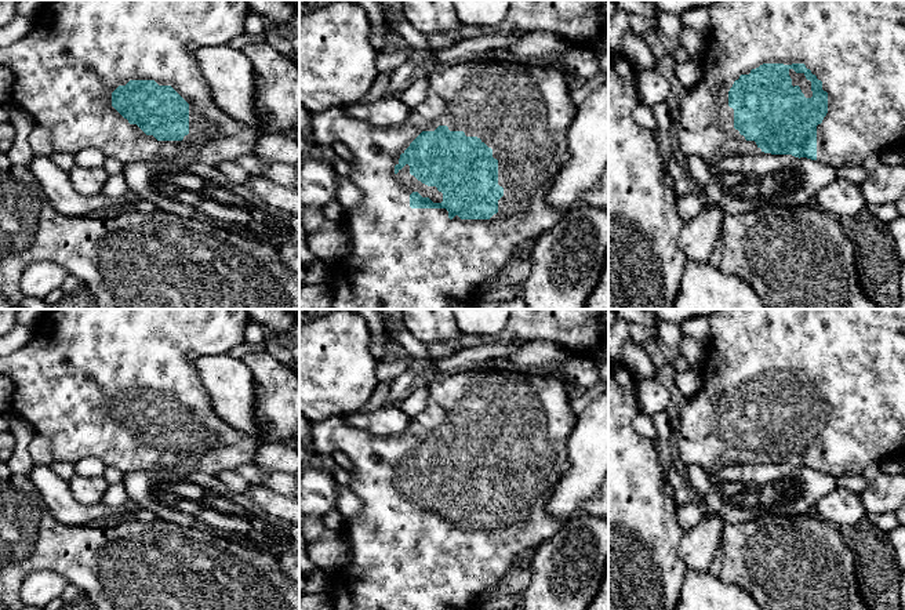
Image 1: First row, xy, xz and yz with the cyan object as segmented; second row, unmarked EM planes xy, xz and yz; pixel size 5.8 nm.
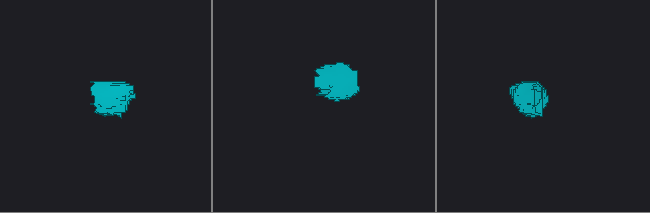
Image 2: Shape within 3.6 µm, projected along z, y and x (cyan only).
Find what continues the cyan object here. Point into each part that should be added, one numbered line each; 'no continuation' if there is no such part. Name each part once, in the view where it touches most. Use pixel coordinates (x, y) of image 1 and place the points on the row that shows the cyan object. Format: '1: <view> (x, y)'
1: xz (402, 258)

